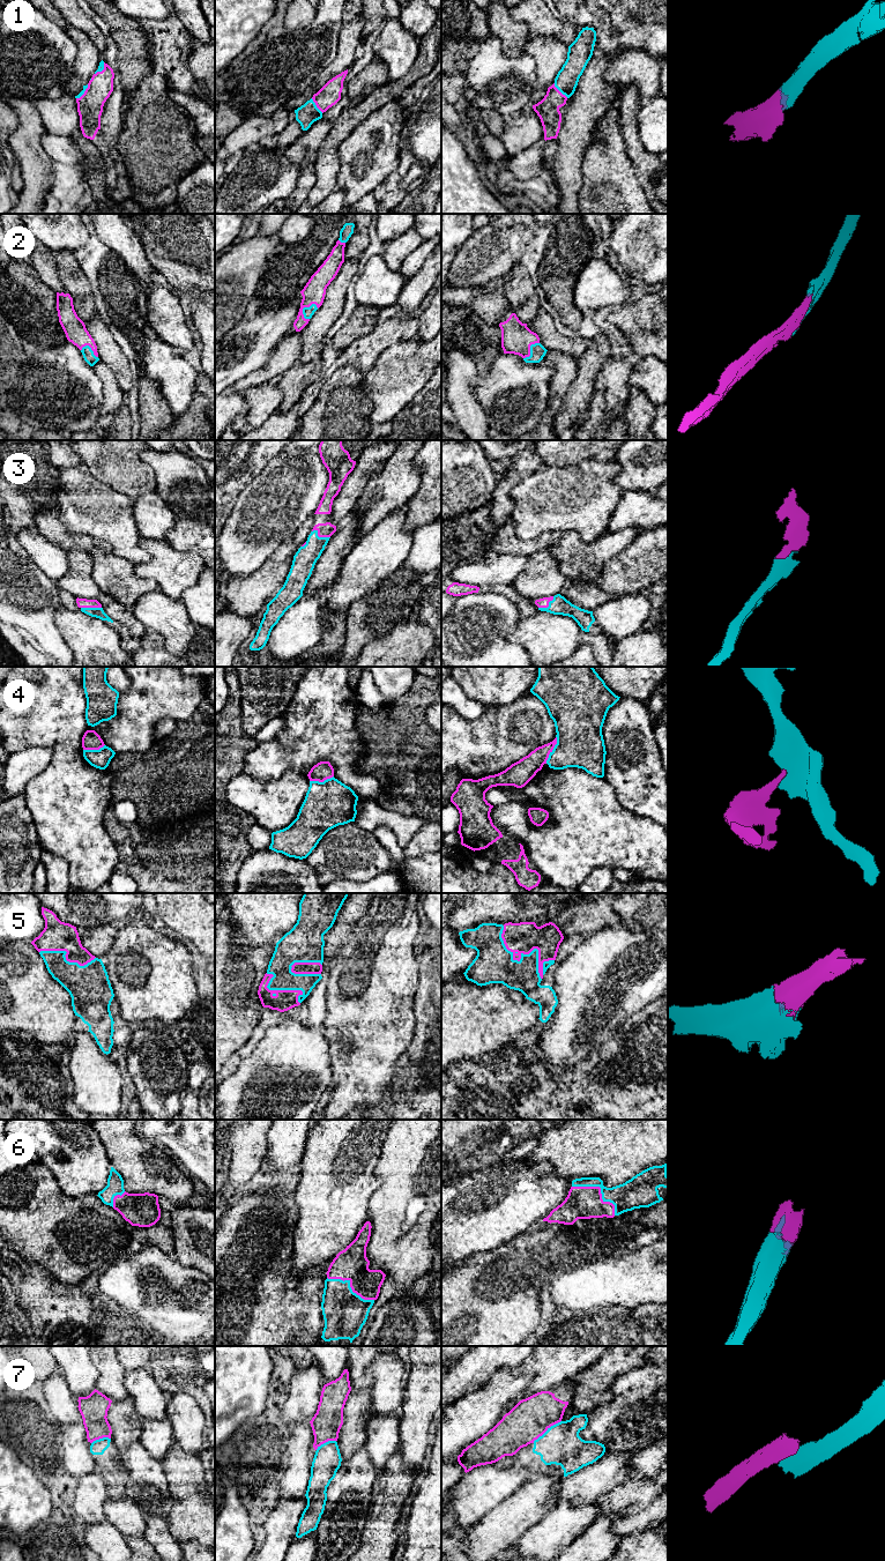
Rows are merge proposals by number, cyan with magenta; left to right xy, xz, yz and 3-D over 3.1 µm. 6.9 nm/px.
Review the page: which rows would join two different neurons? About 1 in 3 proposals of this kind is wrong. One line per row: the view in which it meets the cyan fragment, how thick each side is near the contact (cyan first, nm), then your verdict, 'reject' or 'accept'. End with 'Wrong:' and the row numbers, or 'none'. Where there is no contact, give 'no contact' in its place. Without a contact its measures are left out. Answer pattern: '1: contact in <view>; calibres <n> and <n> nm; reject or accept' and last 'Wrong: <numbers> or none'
1: contact in yz; calibres 160 and 160 nm; accept
2: contact in xz; calibres 70 and 160 nm; accept
3: contact in xz; calibres 160 and 100 nm; accept
4: contact in yz; calibres 320 and 160 nm; reject
5: contact in yz; calibres 280 and 220 nm; accept
6: contact in yz; calibres 220 and 220 nm; accept
7: contact in yz; calibres 280 and 280 nm; reject
Wrong: 4, 7

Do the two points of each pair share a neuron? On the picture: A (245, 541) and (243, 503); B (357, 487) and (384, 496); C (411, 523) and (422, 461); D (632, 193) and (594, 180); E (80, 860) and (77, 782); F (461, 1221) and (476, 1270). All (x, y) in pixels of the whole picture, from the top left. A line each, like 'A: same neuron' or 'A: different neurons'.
A: same neuron
B: different neurons
C: same neuron
D: same neuron
E: same neuron
F: different neurons

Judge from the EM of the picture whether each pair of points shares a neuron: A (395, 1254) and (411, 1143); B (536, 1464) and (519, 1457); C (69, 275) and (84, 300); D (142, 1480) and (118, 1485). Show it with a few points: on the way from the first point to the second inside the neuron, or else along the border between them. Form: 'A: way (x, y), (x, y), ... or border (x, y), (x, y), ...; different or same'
A: way (399, 1226), (409, 1199), (411, 1171); same
B: way (532, 1459), (523, 1457); same
C: way (74, 281), (82, 295); same
D: border (119, 1457), (120, 1464), (127, 1472), (126, 1495); different

